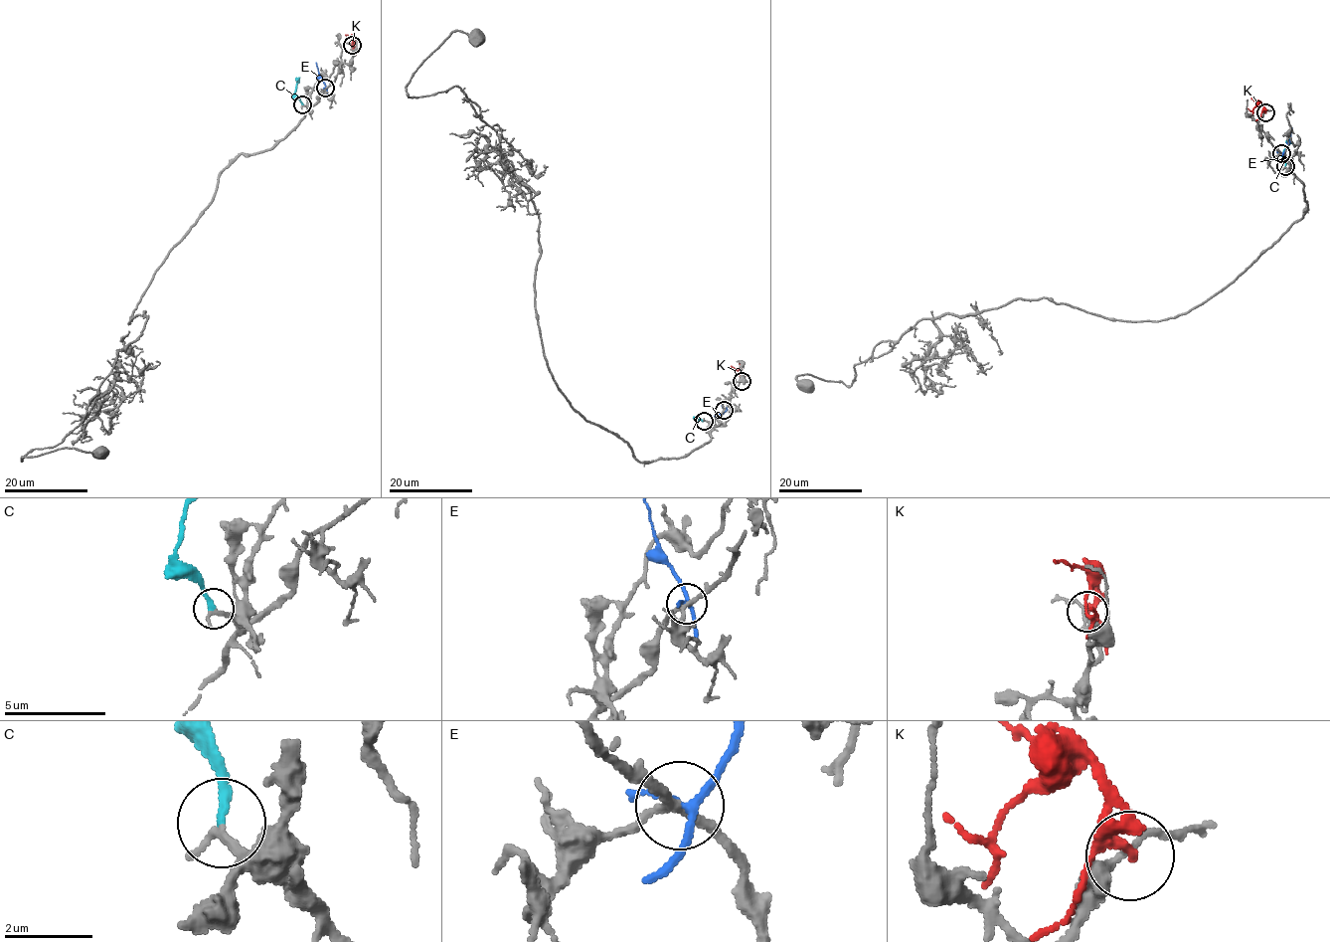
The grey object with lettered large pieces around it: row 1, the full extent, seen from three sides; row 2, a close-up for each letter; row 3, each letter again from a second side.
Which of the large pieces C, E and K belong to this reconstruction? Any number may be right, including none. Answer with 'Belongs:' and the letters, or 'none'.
Belongs: C

